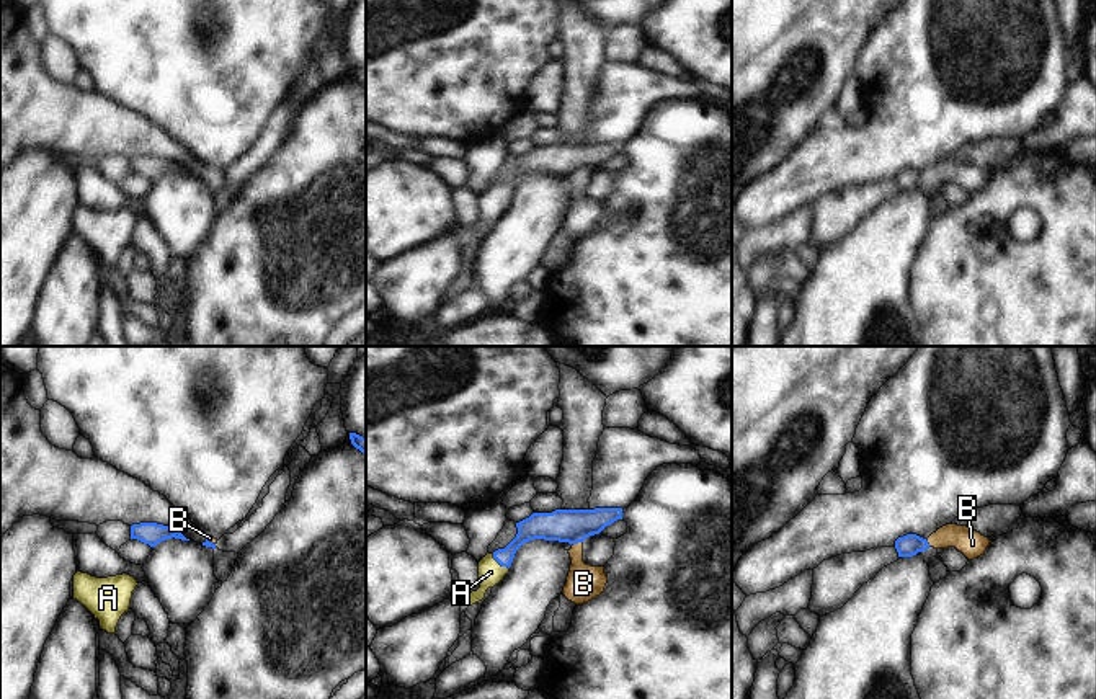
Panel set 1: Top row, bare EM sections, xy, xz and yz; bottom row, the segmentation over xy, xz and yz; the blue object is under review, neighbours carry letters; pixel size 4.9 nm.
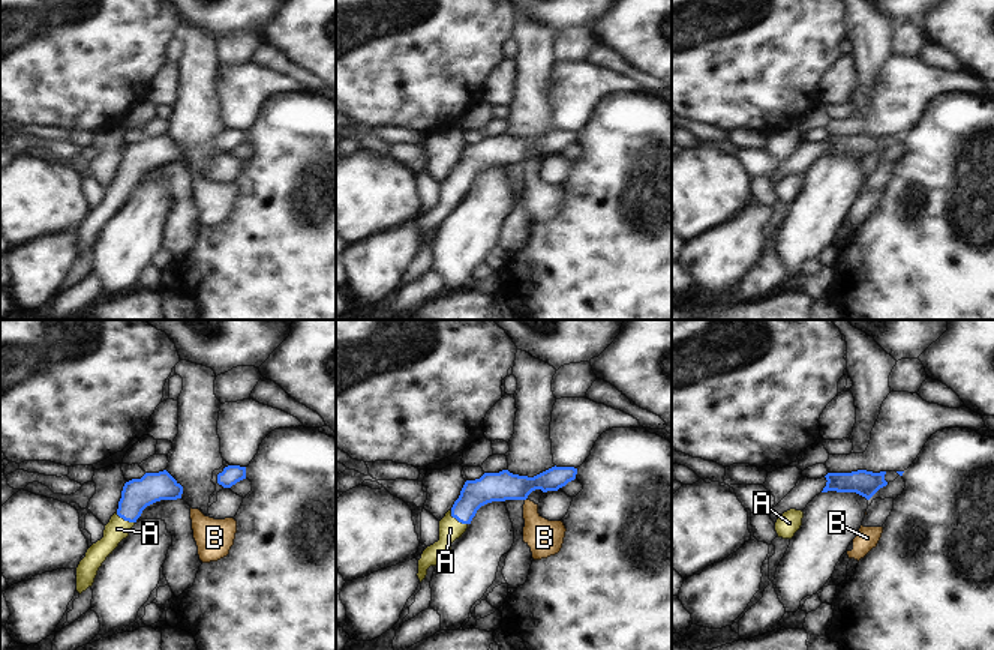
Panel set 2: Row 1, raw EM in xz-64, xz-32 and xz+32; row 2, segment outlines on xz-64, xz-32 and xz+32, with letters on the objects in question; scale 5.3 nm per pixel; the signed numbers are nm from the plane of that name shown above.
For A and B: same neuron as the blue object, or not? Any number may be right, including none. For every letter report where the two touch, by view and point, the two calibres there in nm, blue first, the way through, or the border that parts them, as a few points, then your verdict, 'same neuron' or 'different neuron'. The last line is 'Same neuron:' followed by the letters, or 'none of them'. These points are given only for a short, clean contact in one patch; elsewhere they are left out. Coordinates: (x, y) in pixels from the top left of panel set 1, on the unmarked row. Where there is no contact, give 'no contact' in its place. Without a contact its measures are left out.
A: meets blue in xz at (500, 198); 120 nm thick on the blue side, 120 nm on the other; runs through xz (534, 160), (510, 183), (500, 198), (490, 206); same neuron
B: meets blue in xz at (577, 177); 170 nm thick on the blue side, 180 nm on the other; border along xz (582, 175), (574, 178); different neuron
Same neuron: A

